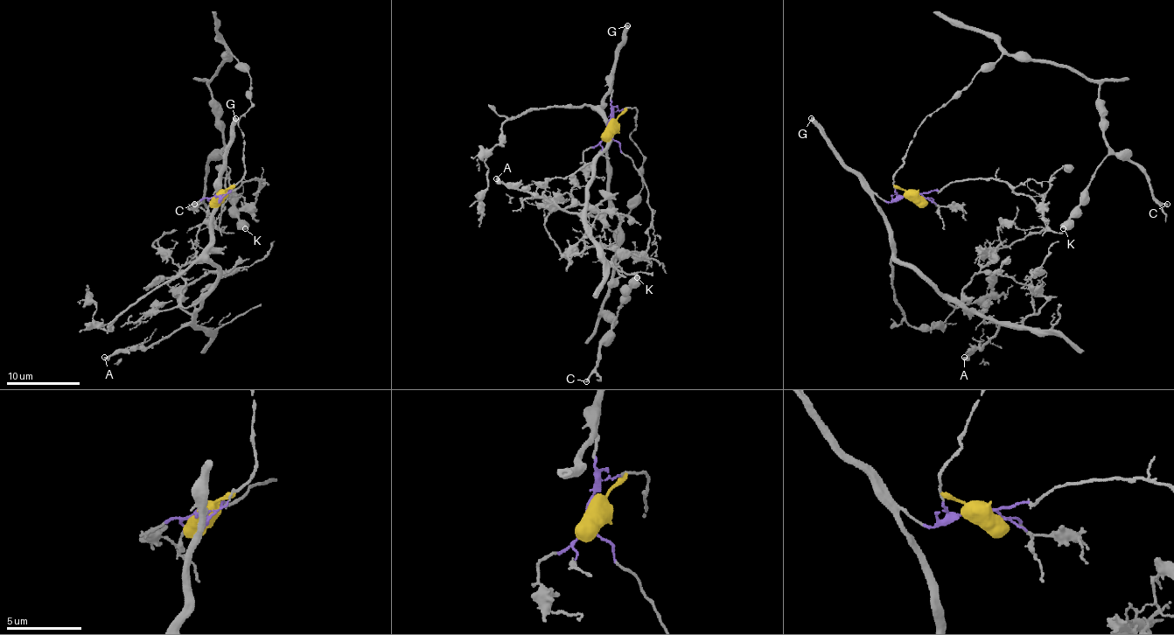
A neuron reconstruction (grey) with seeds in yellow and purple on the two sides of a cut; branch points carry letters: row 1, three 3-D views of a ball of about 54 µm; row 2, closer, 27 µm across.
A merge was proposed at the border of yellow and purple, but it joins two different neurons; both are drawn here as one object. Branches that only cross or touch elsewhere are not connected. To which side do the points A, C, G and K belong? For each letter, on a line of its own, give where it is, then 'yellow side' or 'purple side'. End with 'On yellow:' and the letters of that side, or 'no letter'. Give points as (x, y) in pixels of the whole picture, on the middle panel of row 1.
A: place (496, 178); purple side
C: place (586, 381); yellow side
G: place (627, 25); purple side
K: place (637, 277); yellow side
On yellow: C, K

